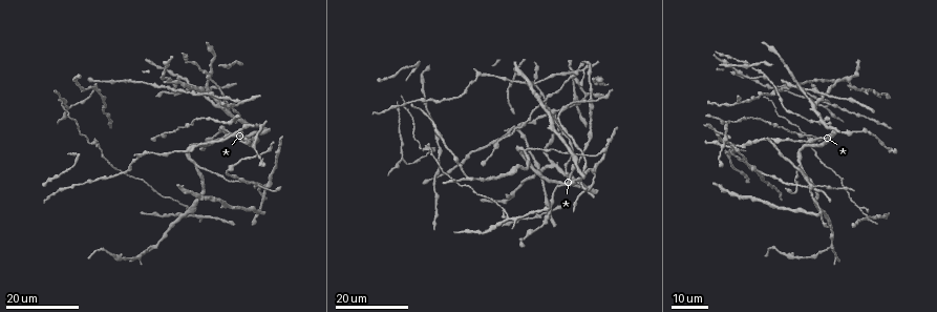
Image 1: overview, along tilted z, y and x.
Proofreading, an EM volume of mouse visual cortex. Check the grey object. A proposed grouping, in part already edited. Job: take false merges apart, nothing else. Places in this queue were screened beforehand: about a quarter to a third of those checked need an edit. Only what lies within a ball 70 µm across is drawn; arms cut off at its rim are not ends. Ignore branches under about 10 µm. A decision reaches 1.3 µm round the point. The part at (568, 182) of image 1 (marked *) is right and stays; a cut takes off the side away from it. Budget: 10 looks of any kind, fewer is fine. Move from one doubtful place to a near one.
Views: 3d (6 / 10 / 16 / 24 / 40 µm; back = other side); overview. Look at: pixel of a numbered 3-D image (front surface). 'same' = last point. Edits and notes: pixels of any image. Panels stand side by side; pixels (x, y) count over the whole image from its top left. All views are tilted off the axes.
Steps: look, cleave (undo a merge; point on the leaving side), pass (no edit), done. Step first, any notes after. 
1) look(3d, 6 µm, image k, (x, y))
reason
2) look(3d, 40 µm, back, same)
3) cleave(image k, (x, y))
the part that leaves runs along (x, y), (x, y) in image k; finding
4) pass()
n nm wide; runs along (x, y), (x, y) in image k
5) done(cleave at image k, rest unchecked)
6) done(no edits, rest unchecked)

look(3d, 16 µm, image 1, (568, 172))
small branch off a trunk

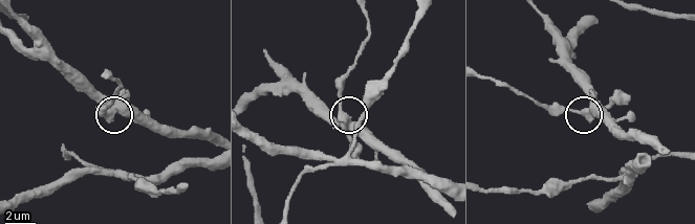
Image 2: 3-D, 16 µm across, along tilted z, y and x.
look(3d, 10 µm, image 2, (110, 109))

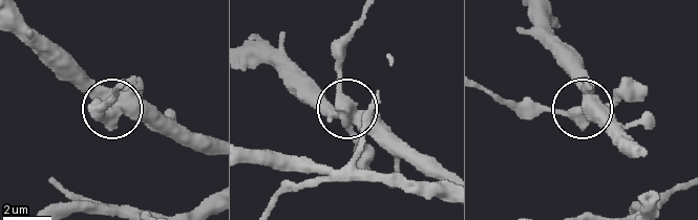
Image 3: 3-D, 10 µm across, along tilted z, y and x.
pass()
520 nm wide; runs along (646, 152), (574, 108), (511, 108) in image 3; all the same neuron

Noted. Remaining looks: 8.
look(3d, 24 µm, image 1, (556, 168))
sudden change in width

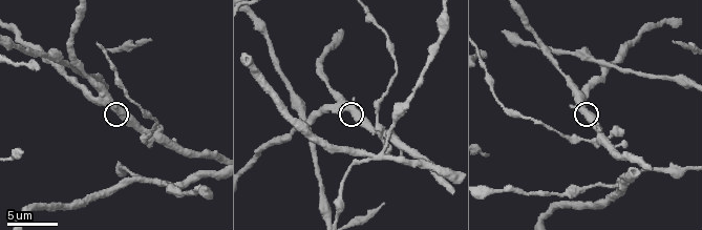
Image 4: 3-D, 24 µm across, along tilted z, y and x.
look(3d, 10 µm, image 4, (352, 107))
closer look

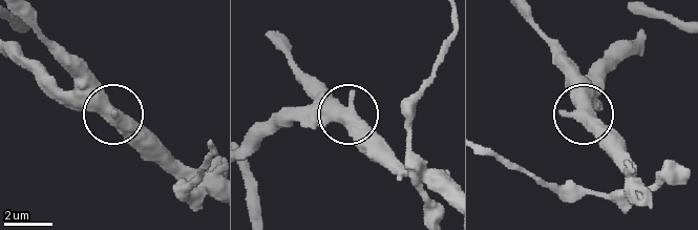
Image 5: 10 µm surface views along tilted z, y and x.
pass()
one neuron here

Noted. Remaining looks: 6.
look(3d, 10 µm, image 4, (362, 156))

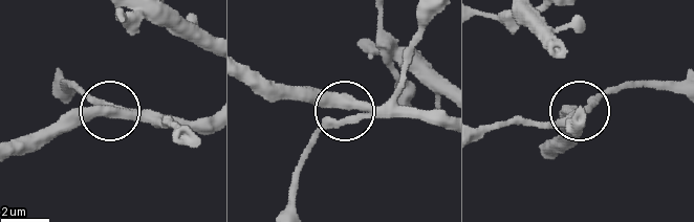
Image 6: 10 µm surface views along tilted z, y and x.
look(3d, 6 µm, image 6, (112, 111))
closer look

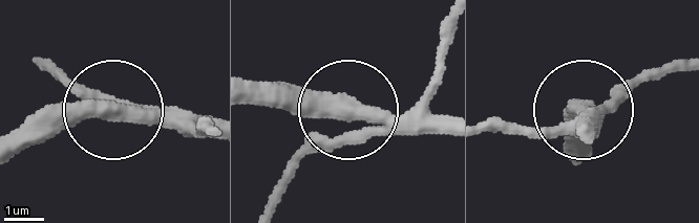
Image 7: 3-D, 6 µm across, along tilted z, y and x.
pass()
side arm 25 µm; runs along (421, 105), (395, 115), (348, 111), (275, 191) in image 7; continuous, no second neuron

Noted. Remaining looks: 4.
look(3d, 16 µm, image 1, (797, 186))
four arms meet

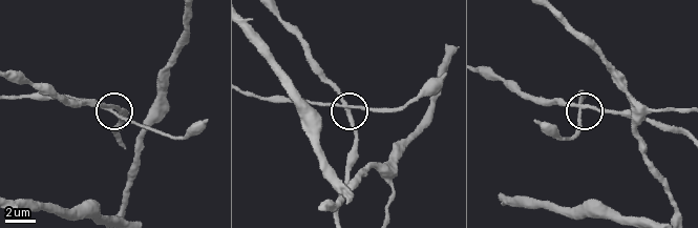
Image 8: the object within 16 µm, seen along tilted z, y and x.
look(3d, 6 µm, image 8, (345, 102))

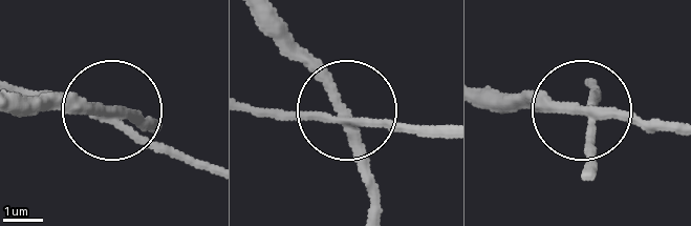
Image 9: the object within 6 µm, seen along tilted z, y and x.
look(3d, 6 µm, back, image 9, (344, 115))

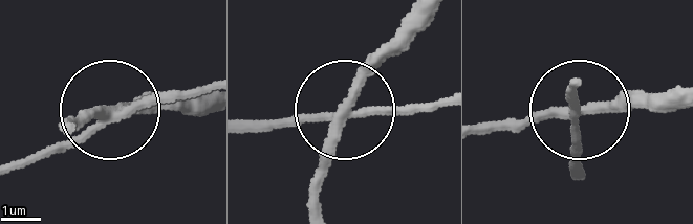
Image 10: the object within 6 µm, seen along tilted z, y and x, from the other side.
pass()
runs along (207, 93), (113, 110), (203, 111) in image 10; all the same neuron

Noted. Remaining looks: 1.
done(no edits, rest unchecked)

